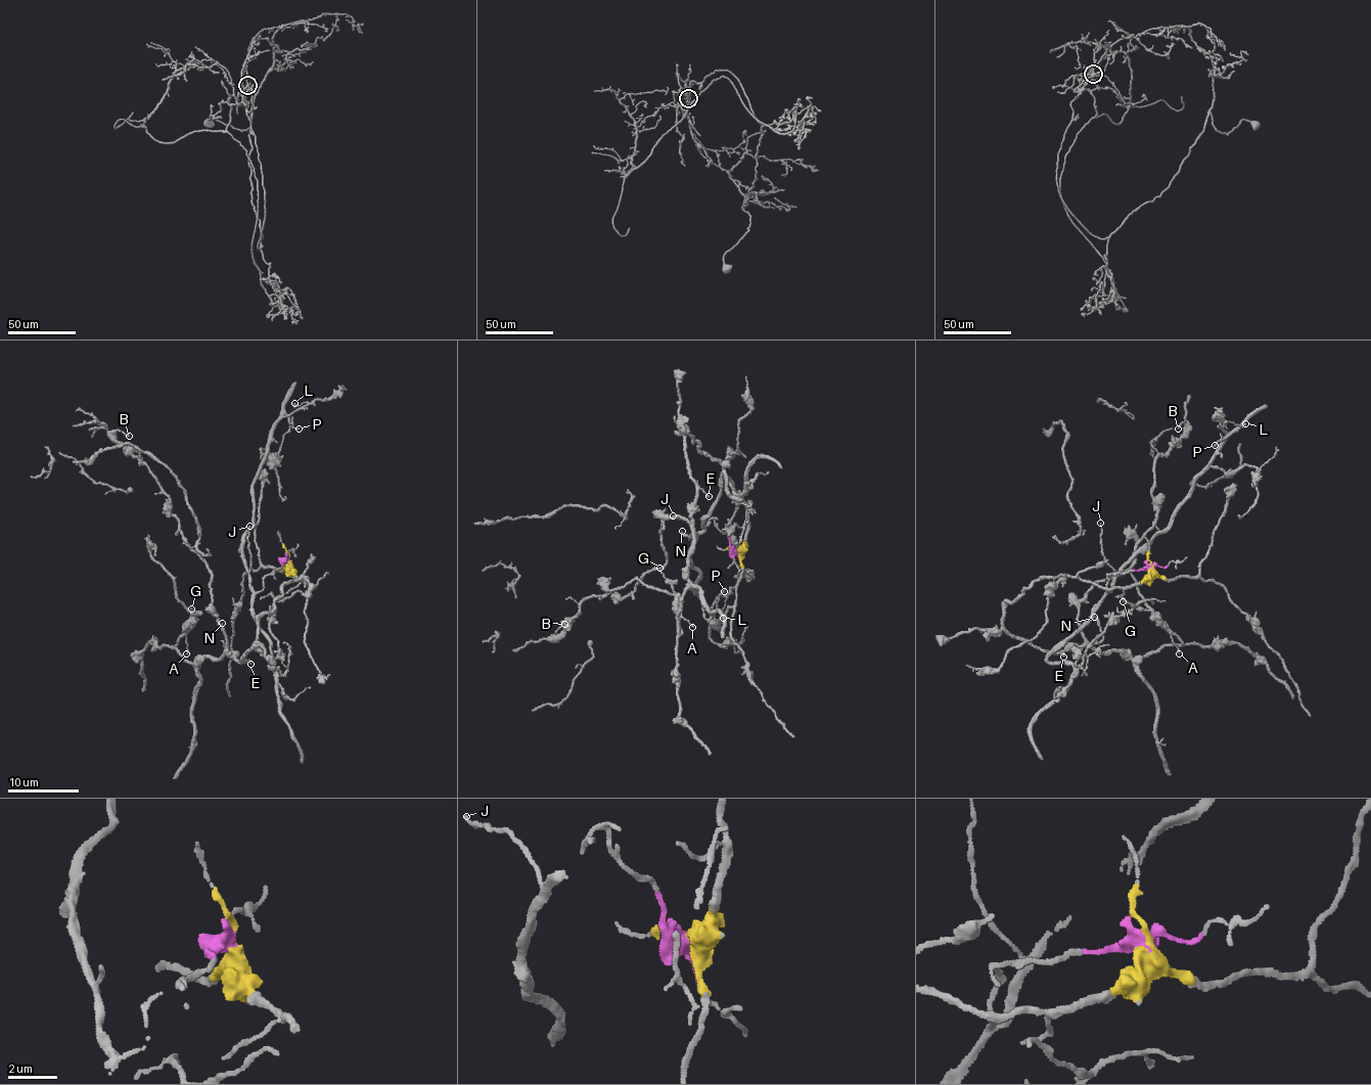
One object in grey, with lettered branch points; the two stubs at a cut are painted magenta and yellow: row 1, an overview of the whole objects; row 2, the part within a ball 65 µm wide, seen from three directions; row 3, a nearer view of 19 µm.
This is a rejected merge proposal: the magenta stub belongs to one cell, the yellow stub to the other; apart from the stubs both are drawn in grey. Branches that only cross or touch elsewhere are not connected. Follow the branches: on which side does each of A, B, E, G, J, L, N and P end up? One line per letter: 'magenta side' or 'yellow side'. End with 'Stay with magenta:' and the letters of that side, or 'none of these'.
A: yellow side
B: yellow side
E: yellow side
G: yellow side
J: magenta side
L: magenta side
N: yellow side
P: magenta side
Stay with magenta: J, L, P

